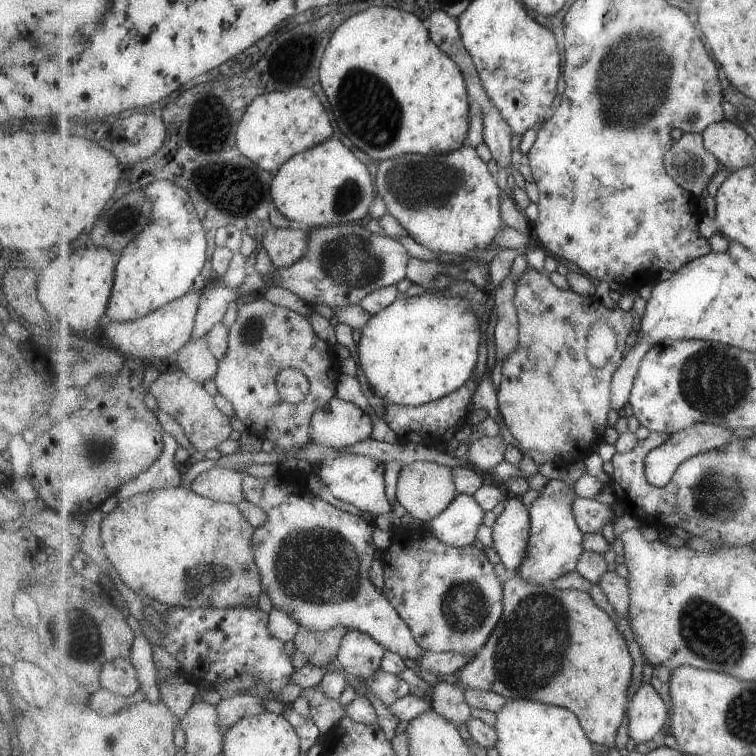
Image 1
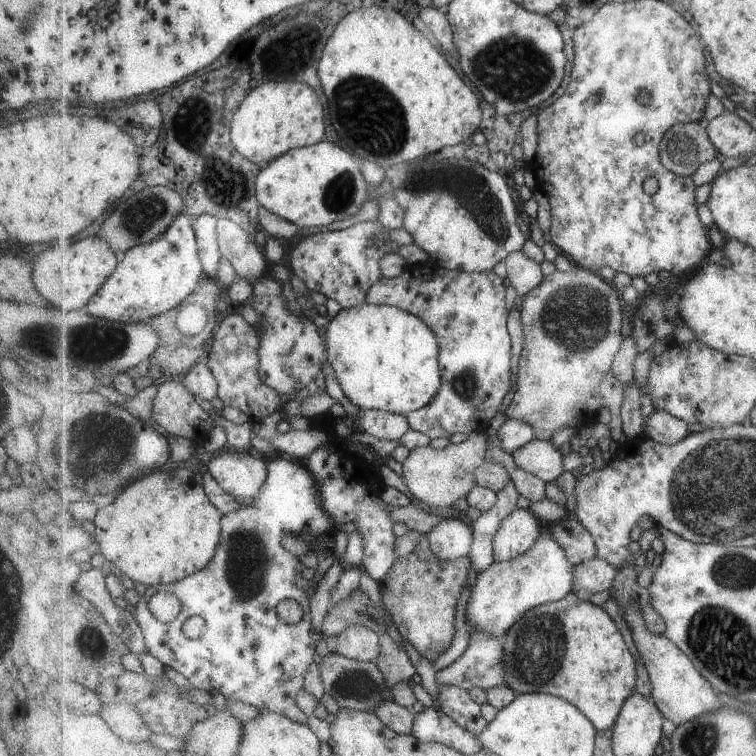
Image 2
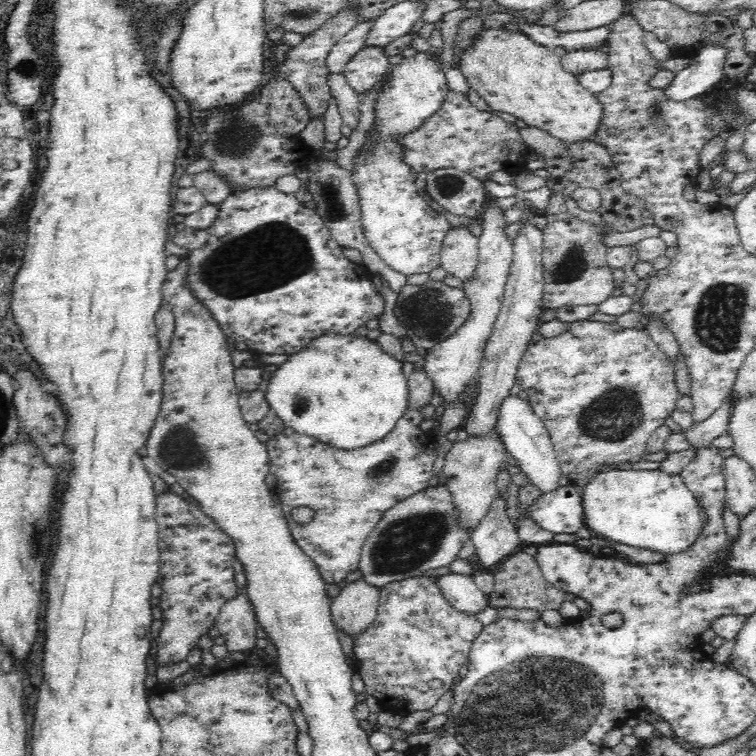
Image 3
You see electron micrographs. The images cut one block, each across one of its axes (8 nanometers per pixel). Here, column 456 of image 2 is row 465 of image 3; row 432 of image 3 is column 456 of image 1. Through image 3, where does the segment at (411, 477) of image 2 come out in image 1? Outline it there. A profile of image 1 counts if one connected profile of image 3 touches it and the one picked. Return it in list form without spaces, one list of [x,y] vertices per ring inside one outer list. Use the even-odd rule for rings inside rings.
[[[413,461],[402,467],[396,485],[396,501],[407,513],[421,522],[429,523],[439,517],[459,496],[454,468],[428,461]]]

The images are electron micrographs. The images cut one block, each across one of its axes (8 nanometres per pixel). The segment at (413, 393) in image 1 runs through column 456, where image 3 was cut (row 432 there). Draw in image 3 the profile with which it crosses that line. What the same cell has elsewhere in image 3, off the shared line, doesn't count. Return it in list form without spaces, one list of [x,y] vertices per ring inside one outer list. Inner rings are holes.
[[[326,334],[320,336],[318,340],[314,340],[313,343],[310,343],[310,347],[303,352],[290,355],[290,358],[279,366],[265,391],[266,401],[268,401],[271,410],[274,410],[274,413],[283,421],[285,427],[292,428],[298,434],[314,437],[318,442],[323,442],[332,448],[339,448],[340,450],[350,451],[358,450],[358,448],[366,448],[370,444],[377,443],[382,438],[386,438],[390,432],[394,431],[398,420],[402,419],[404,412],[408,408],[408,384],[402,370],[402,363],[402,361],[398,362],[388,356],[388,354],[384,354],[375,343],[375,340],[367,339],[367,337],[358,337],[356,334],[350,336]]]

